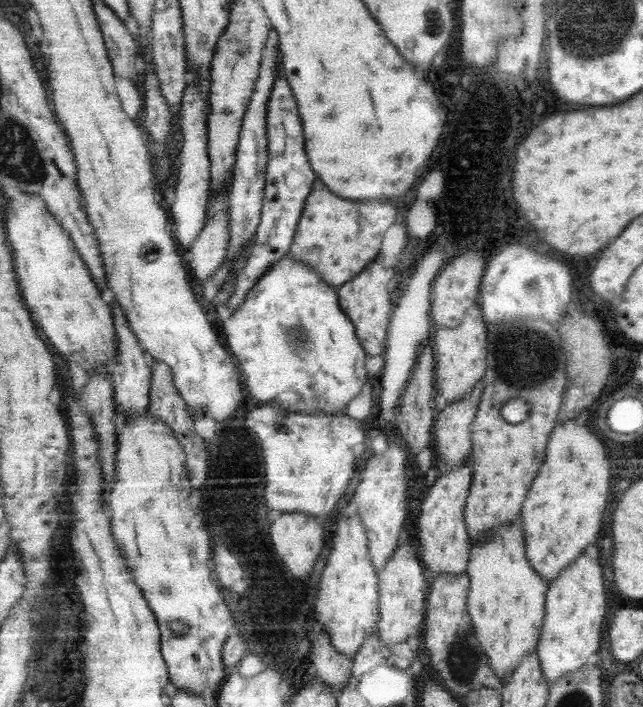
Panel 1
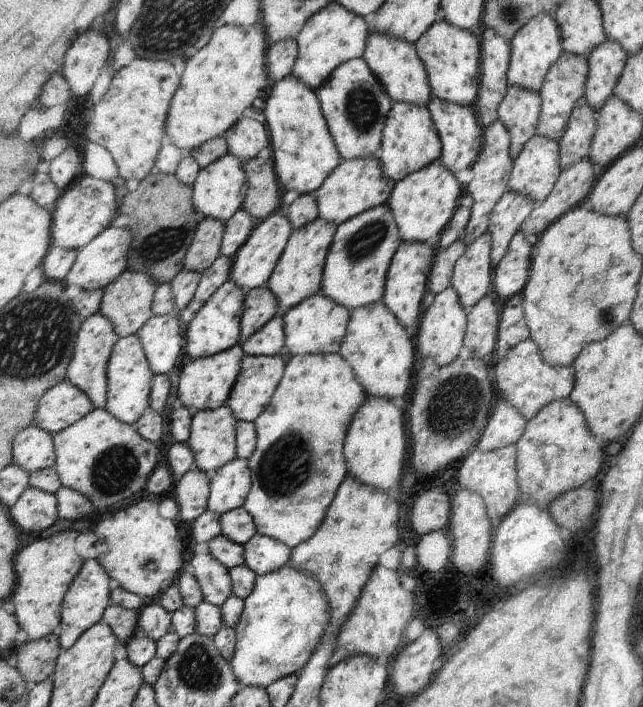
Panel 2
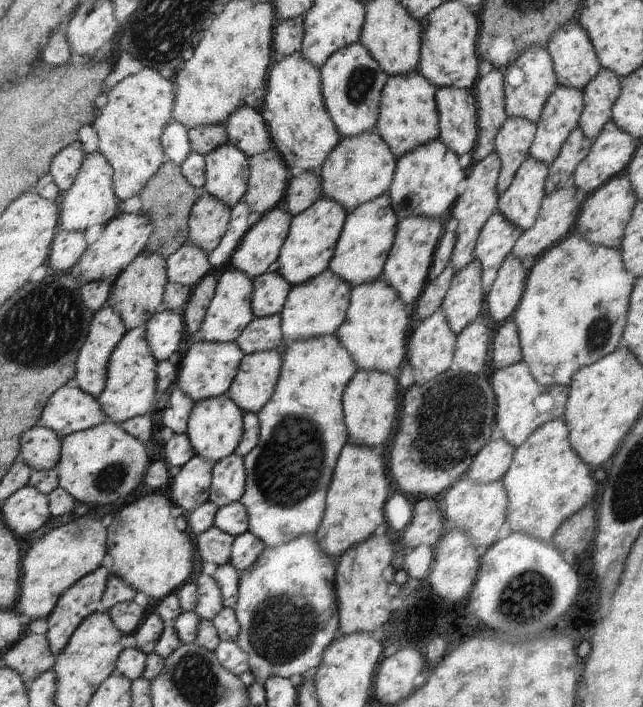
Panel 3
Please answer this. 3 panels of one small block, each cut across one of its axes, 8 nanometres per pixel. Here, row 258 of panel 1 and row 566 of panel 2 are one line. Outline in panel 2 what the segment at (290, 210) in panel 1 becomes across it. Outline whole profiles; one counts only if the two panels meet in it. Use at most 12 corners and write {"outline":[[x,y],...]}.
{"outline":[[259,532],[246,542],[258,575],[292,563],[290,546]]}

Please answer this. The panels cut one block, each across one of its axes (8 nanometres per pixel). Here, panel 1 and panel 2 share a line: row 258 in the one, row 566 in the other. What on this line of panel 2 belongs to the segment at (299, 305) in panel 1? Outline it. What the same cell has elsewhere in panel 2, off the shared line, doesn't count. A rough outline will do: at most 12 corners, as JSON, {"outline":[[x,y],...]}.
{"outline":[[291,563],[259,575],[230,662],[247,687],[301,674],[332,608]]}

